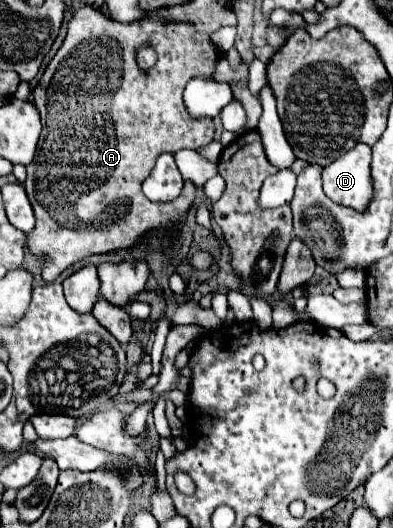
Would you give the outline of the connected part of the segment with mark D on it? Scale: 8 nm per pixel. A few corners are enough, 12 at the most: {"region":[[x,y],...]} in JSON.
{"region":[[370,146],[324,168],[328,198],[364,210],[372,196]]}

